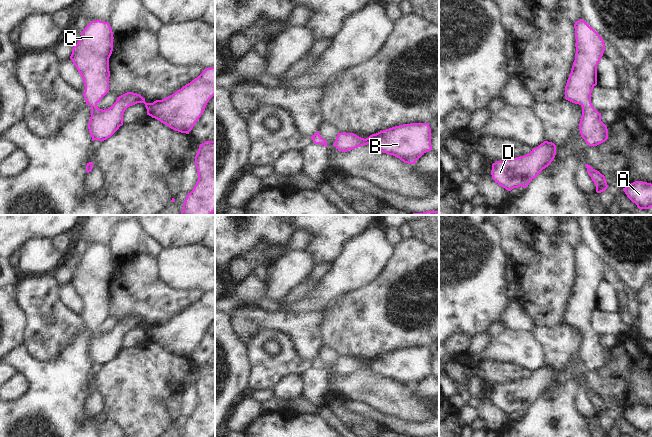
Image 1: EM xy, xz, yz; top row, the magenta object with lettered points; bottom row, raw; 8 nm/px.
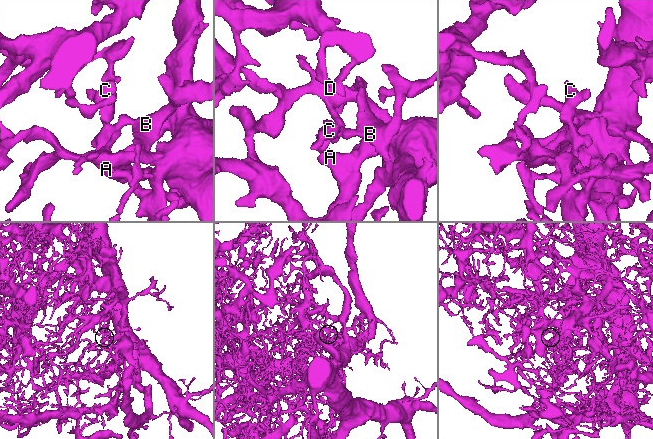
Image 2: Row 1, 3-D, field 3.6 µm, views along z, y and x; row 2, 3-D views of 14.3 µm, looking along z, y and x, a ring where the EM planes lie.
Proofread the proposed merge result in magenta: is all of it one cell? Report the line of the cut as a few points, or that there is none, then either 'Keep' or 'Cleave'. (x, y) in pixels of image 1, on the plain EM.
No split. Keep

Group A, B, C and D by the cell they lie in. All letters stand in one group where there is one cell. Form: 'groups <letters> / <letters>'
groups A B C D

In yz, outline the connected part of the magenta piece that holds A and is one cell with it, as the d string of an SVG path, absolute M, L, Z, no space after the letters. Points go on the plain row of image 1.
M635 405L629 410L623 412L623 415L627 421L637 429L637 431L642 433L649 433L652 431L652 408Z

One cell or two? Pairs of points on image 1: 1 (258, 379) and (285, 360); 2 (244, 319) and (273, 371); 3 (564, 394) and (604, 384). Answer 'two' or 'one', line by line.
1: one
2: two
3: two

